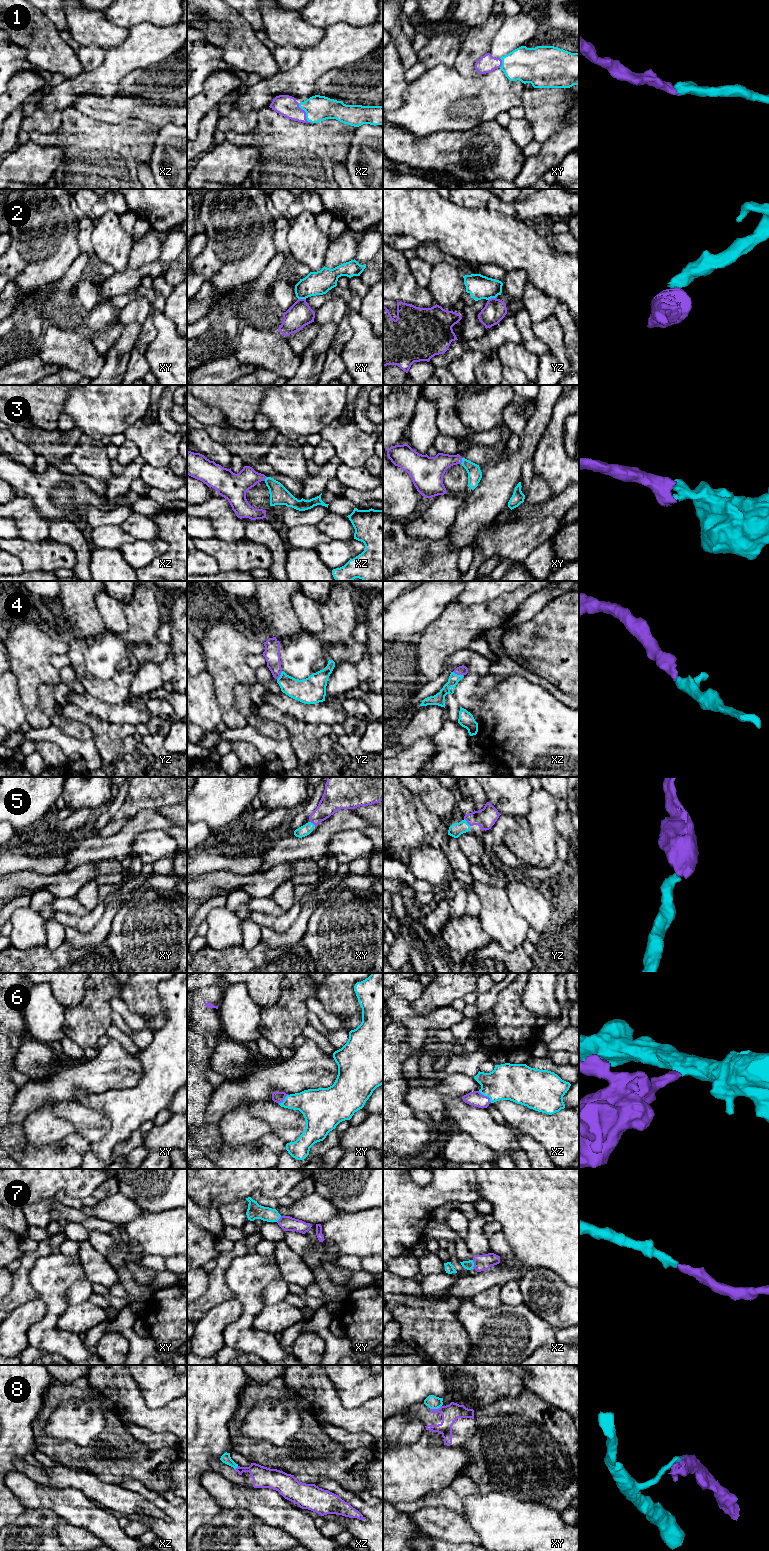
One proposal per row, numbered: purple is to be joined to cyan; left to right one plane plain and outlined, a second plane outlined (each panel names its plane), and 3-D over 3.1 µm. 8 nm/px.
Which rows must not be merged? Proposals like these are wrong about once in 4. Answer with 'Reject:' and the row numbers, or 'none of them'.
Reject: 2, 8

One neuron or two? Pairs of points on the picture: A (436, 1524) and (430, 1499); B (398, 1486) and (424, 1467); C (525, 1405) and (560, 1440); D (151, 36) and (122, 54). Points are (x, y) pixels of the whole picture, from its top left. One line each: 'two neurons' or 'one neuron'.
A: two neurons
B: one neuron
C: one neuron
D: one neuron

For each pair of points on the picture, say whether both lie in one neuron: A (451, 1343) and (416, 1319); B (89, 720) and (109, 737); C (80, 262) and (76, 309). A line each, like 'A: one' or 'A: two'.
A: one
B: one
C: one

